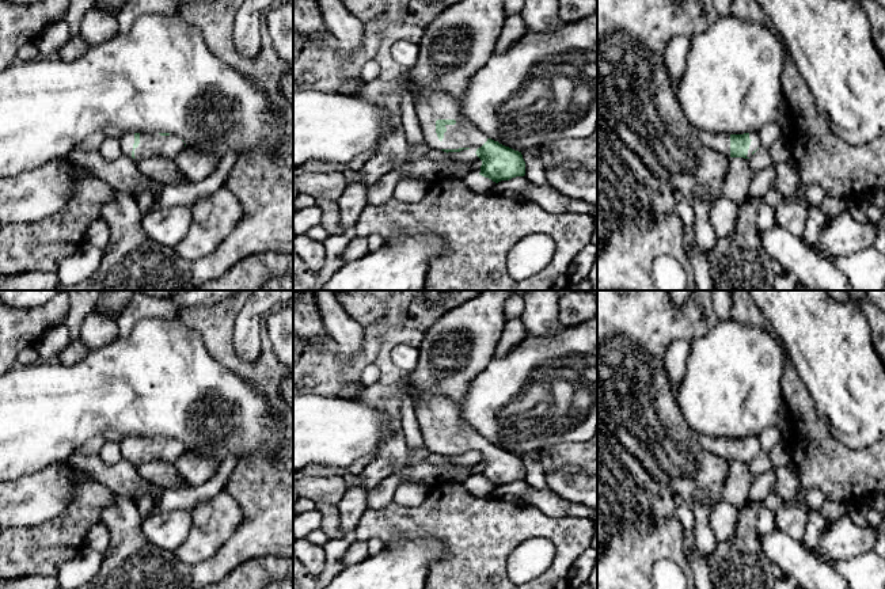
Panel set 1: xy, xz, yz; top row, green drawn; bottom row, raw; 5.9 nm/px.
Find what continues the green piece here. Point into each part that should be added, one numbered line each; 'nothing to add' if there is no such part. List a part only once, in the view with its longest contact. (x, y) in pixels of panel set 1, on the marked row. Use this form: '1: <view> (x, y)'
1: xz (430, 105)

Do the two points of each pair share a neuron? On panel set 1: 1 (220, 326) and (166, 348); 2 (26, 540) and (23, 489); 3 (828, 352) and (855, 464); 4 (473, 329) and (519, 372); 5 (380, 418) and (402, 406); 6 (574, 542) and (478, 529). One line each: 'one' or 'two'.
1: two
2: two
3: two
4: two
5: two
6: one

